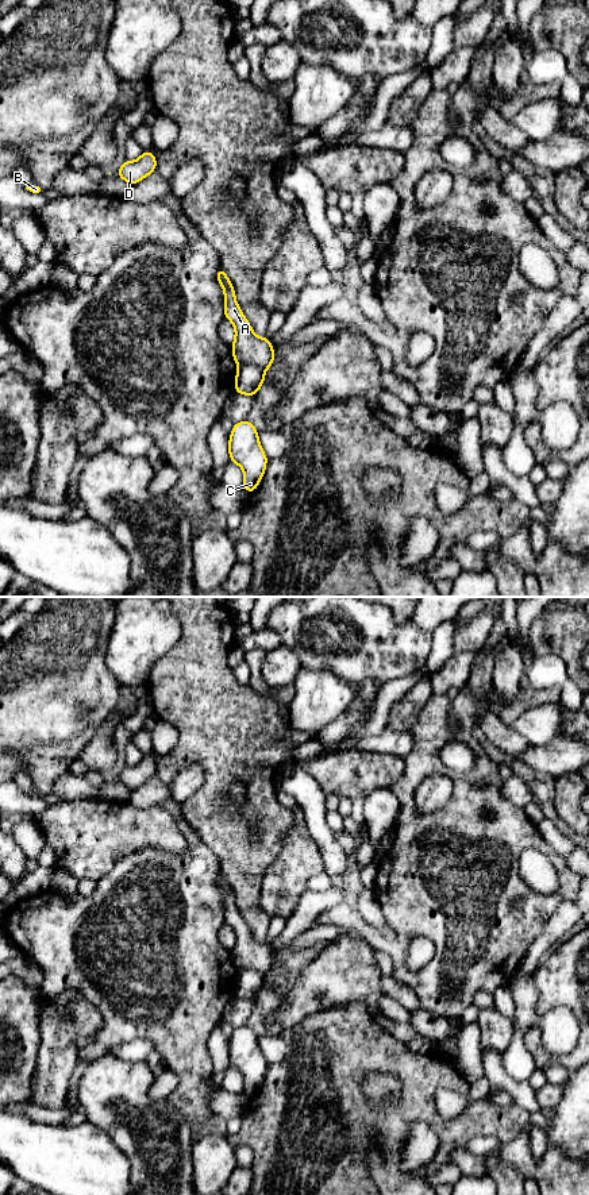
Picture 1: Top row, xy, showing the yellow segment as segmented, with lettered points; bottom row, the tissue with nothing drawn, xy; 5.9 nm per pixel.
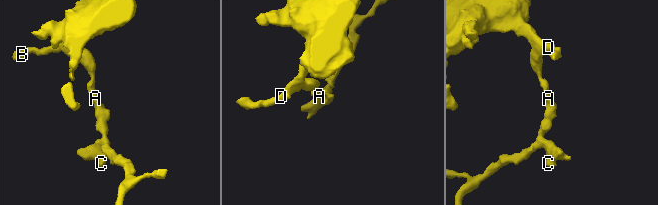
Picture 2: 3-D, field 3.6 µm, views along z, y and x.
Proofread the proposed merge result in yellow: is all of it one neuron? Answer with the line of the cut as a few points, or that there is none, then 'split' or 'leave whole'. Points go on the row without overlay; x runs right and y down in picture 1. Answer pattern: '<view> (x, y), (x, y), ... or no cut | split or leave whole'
xy (239, 970), (254, 970), (264, 975) | split

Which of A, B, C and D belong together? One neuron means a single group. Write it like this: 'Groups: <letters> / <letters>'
Groups: A B D / C

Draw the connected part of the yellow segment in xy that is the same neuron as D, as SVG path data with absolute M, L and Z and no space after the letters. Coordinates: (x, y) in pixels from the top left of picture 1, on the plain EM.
M143 756L143 759L138 764L132 767L122 767L118 782L127 786L130 790L135 790L145 782L151 779L155 774L155 760L151 756Z

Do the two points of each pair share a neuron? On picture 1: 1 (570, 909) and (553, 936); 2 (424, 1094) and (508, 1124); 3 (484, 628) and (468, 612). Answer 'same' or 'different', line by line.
1: same
2: same
3: different

